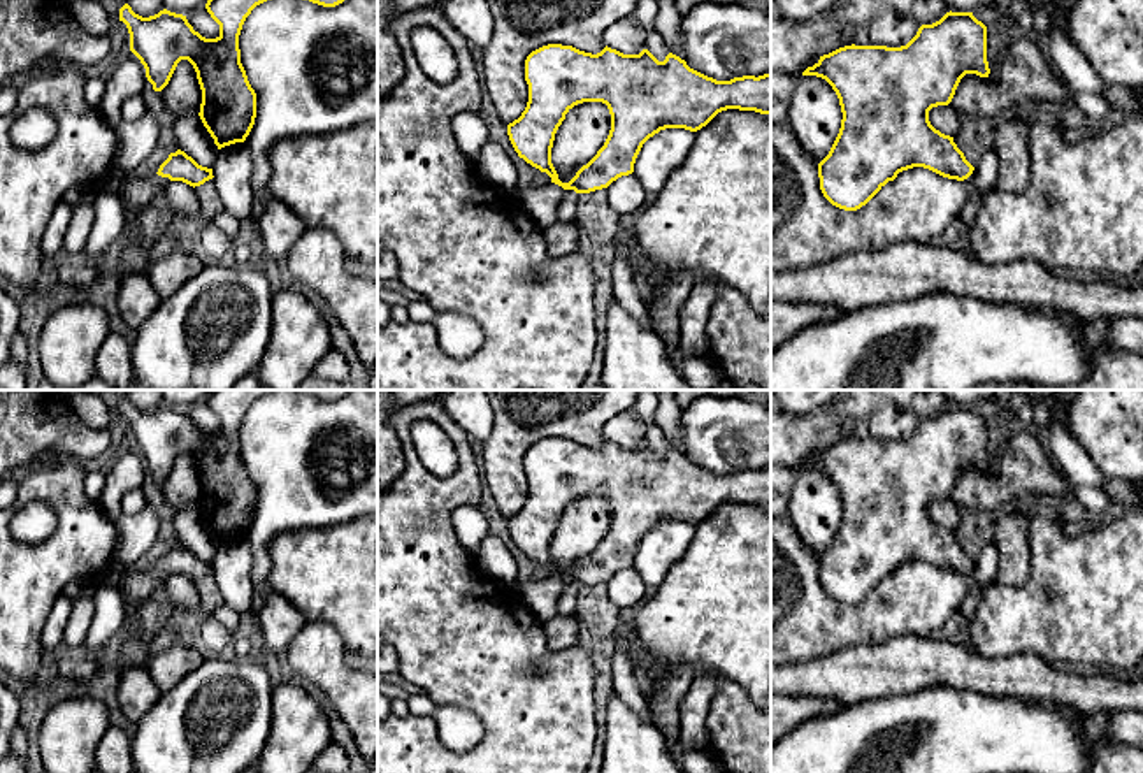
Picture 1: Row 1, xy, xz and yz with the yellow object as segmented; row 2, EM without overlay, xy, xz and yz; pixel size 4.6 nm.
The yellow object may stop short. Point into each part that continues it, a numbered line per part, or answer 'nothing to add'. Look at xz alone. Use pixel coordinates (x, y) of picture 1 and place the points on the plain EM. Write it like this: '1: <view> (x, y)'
1: xz (539, 598)

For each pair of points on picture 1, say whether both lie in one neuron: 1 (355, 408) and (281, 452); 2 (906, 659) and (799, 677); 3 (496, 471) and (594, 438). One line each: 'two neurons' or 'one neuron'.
1: one neuron
2: one neuron
3: one neuron

